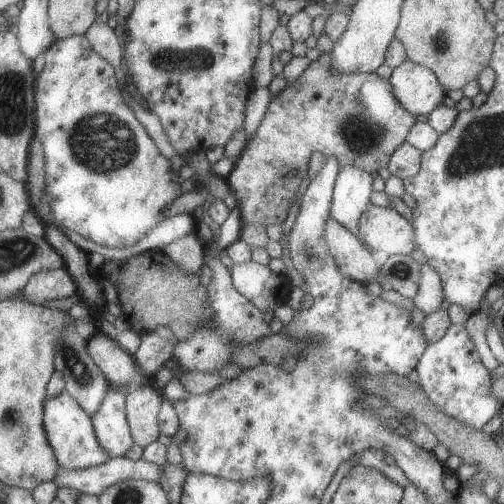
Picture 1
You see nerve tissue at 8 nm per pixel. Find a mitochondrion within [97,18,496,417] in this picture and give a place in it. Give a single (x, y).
(199, 60)

